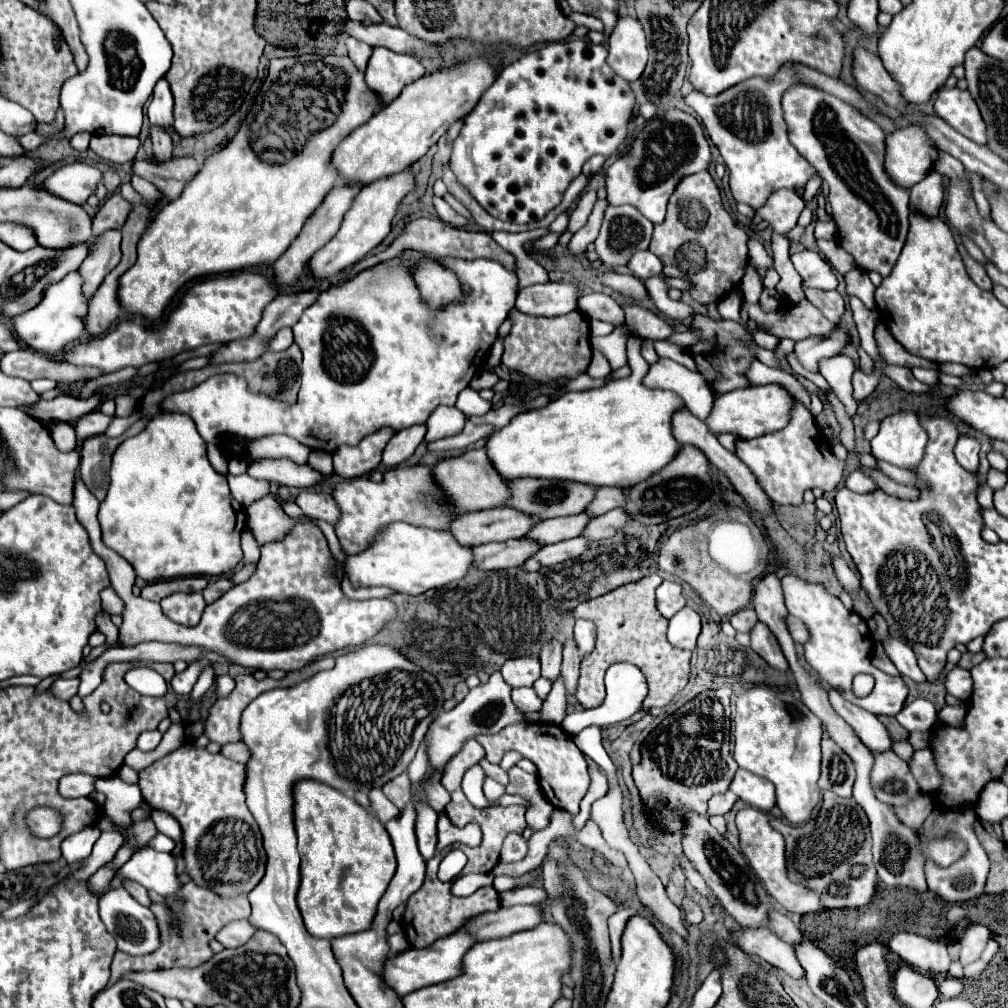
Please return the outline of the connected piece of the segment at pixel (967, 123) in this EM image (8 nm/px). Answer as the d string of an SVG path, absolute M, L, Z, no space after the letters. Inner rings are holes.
M960 88L940 90L934 102L934 110L936 110L936 116L946 120L954 130L964 134L972 142L982 146L988 144L986 124L980 116L978 104L974 102L968 90L960 90Z

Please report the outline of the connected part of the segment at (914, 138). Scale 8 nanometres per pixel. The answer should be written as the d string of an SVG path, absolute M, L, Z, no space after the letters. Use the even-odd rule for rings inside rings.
M908 126L886 136L884 170L898 186L910 190L934 168L934 160L934 144L920 128Z

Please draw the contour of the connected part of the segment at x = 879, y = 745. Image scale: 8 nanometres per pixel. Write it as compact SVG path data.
M830 690L832 708L854 728L858 738L874 752L892 750L892 738L886 726L870 712L864 712L860 706L846 702L838 690Z

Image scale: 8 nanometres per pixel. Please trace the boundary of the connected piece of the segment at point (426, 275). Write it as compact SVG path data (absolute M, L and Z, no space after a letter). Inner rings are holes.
M422 260L414 270L414 280L420 288L422 298L434 308L462 298L462 288L456 274L436 262Z

